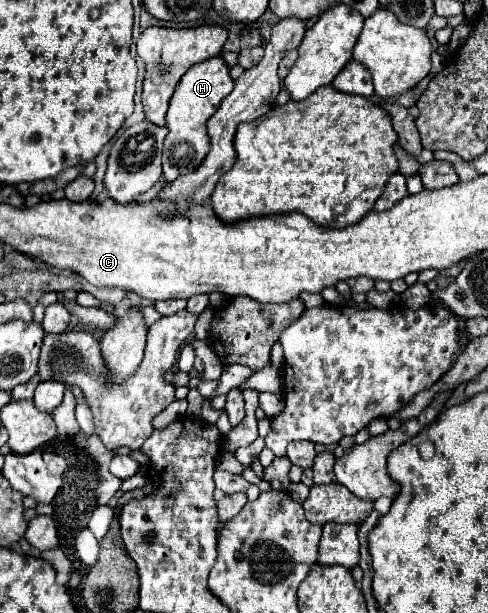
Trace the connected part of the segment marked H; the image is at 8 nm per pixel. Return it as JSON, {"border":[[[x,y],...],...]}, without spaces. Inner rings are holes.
{"border":[[[221,56],[209,58],[201,64],[195,64],[185,72],[173,100],[167,110],[167,128],[169,134],[163,144],[163,176],[171,182],[177,176],[193,172],[209,152],[209,136],[207,136],[207,120],[217,112],[221,100],[233,90],[233,80],[229,74],[229,66]]]}

